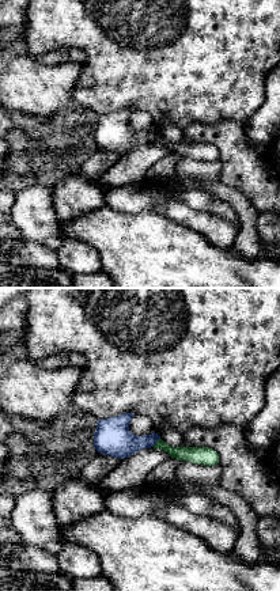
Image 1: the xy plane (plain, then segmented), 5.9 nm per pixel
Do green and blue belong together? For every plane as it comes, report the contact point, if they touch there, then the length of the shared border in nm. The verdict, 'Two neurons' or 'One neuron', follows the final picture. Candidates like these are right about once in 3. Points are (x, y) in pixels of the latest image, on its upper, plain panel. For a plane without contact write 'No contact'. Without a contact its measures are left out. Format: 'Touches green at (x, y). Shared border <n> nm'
Touches green at (156, 137). Shared border 70 nm

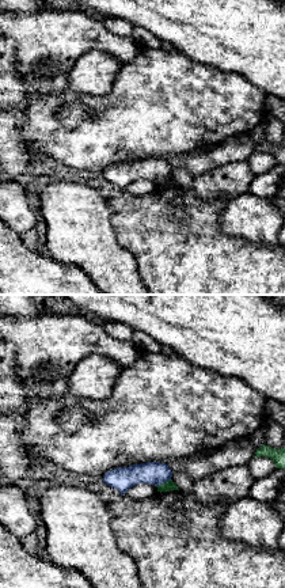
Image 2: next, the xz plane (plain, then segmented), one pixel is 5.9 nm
Touches green at (163, 179). Shared border 90 nm

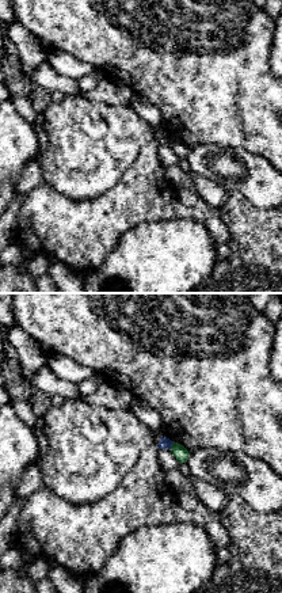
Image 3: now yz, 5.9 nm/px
Touches green at (171, 143). Shared border 50 nm

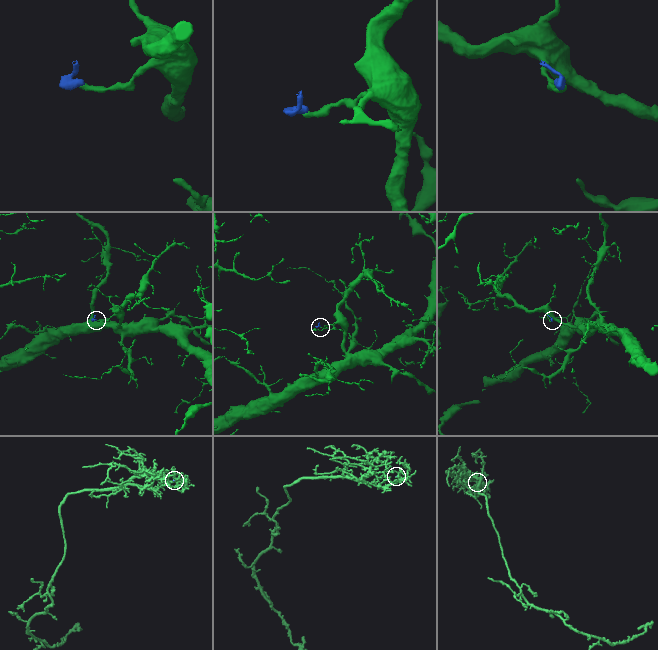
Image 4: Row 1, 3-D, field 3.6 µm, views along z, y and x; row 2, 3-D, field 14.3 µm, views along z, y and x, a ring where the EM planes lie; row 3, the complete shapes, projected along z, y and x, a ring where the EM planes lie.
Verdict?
Two neurons

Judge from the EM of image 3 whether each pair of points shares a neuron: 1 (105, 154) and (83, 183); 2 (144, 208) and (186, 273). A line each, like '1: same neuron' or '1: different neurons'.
1: same neuron
2: different neurons

